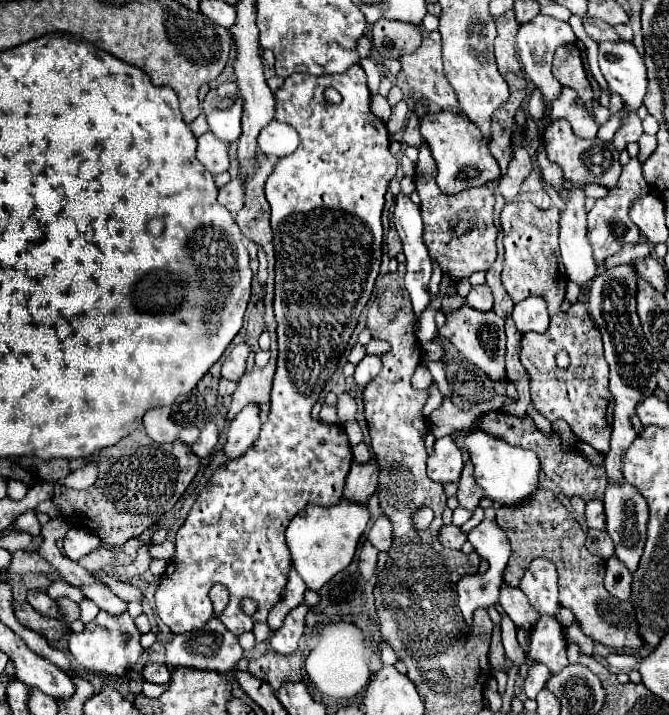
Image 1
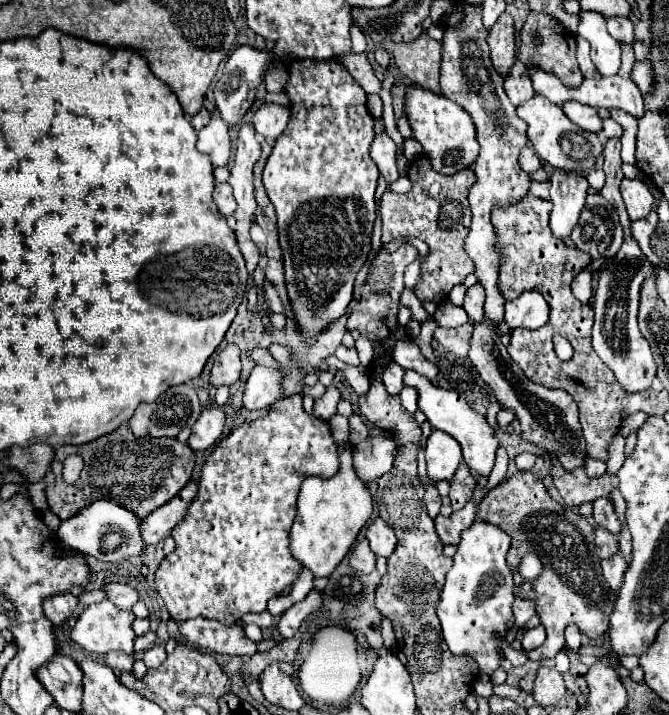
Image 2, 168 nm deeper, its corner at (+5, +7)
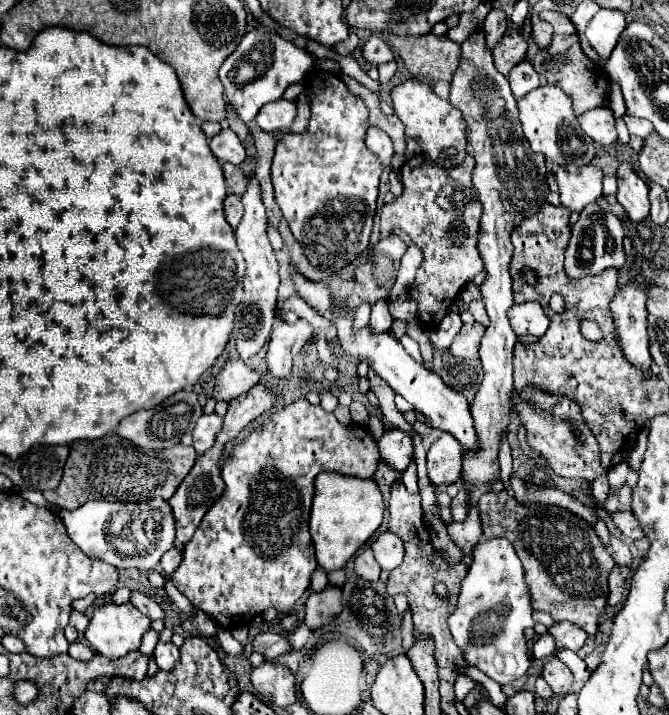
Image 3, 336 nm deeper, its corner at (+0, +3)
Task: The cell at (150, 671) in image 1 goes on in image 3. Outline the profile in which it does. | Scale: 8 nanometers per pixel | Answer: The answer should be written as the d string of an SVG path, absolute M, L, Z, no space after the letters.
M158 642L154 650L154 658L160 670L172 670L178 660L178 648L172 642Z

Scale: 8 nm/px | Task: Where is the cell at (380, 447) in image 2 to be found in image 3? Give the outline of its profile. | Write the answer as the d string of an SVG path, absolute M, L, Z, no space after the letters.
M392 428L386 430L384 436L378 440L380 456L394 468L406 470L408 464L414 460L414 440L404 430Z

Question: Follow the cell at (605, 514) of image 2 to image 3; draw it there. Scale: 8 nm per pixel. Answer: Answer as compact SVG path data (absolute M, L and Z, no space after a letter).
M614 512L612 520L616 522L616 526L626 534L628 540L638 540L644 538L644 530L640 526L640 522L636 520L636 516L632 516L632 512Z

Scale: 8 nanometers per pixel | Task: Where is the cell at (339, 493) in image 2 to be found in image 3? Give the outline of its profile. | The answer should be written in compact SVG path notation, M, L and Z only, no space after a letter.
M322 472L316 478L316 492L310 516L310 534L316 548L316 560L326 572L344 568L356 550L380 528L384 500L378 484L370 478L344 476L340 472Z

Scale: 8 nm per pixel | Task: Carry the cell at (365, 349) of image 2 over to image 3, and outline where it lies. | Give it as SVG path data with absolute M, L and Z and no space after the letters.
M378 300L372 306L372 316L370 316L370 326L372 328L390 328L392 316L388 312L388 300Z

